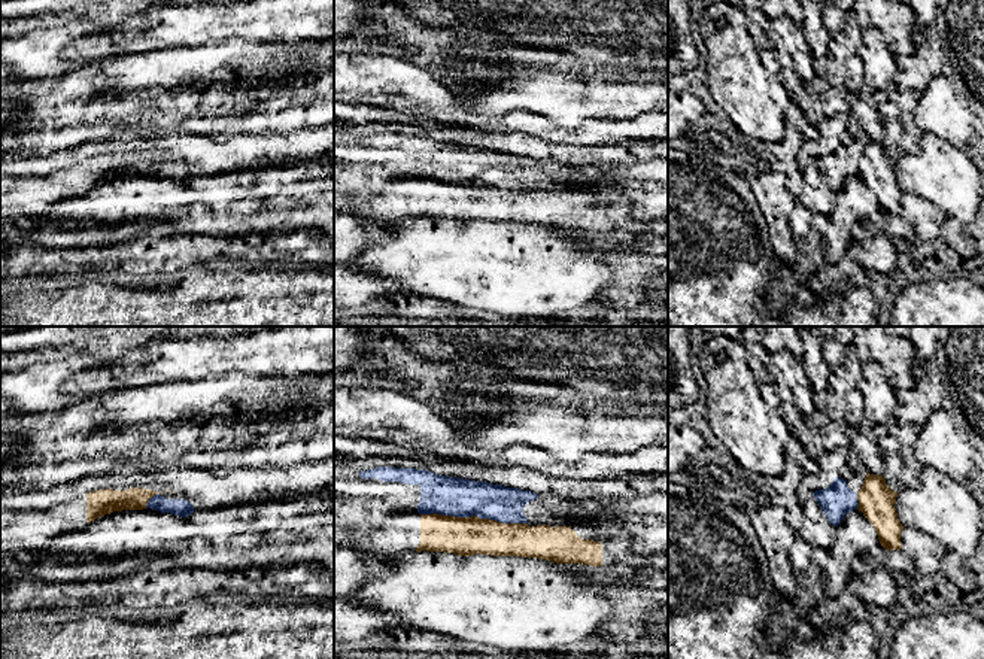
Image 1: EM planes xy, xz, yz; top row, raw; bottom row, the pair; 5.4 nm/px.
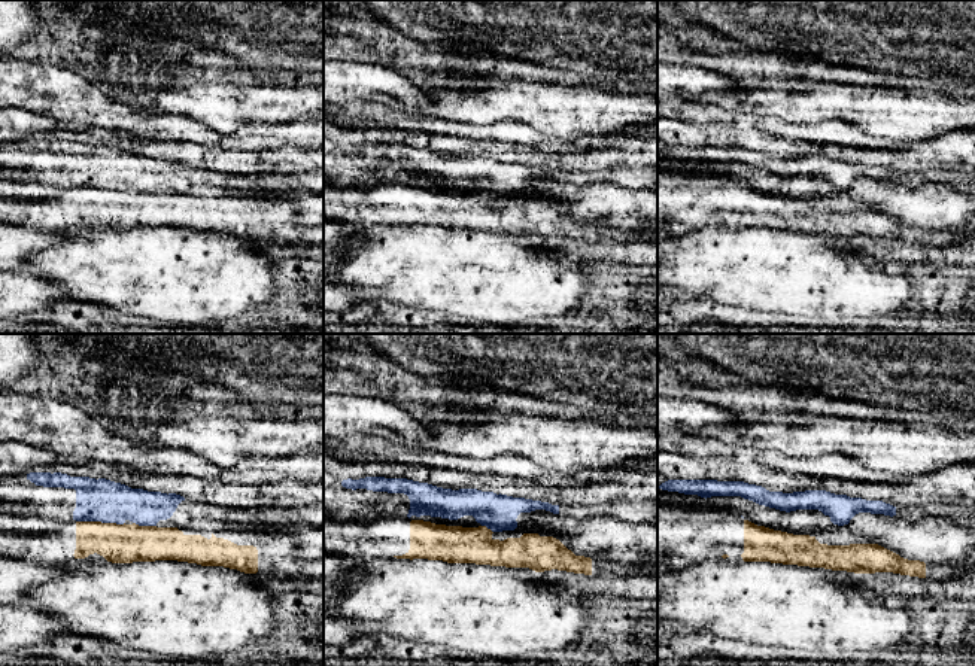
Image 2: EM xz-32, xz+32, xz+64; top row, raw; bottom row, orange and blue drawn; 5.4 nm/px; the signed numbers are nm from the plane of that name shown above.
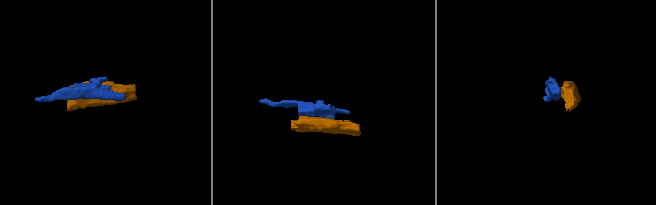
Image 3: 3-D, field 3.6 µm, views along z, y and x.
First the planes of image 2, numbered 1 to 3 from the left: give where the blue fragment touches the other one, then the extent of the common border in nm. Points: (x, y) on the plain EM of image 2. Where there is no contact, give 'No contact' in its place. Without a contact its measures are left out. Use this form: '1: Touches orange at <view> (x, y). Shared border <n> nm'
1: Touches orange at xz-32 (100, 188). Shared border 260 nm
2: Touches orange at xz+32 (486, 194). Shared border 80 nm
3: No contact

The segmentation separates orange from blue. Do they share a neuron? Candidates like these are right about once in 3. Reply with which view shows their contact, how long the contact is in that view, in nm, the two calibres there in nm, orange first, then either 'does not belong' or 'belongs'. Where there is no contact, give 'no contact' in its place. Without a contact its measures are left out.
xz | 550 nm | 200/220 nm | does not belong

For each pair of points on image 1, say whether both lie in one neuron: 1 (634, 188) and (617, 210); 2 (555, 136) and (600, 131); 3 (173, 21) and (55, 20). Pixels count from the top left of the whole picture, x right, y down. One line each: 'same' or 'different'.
1: different
2: same
3: different

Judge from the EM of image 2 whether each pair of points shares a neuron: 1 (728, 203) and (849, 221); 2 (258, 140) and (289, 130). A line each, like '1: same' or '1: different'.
1: same
2: same

